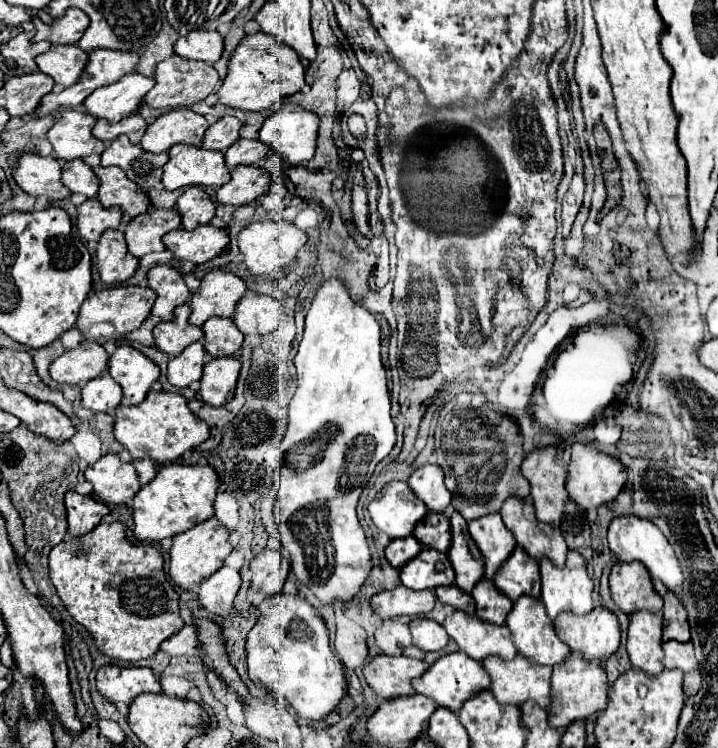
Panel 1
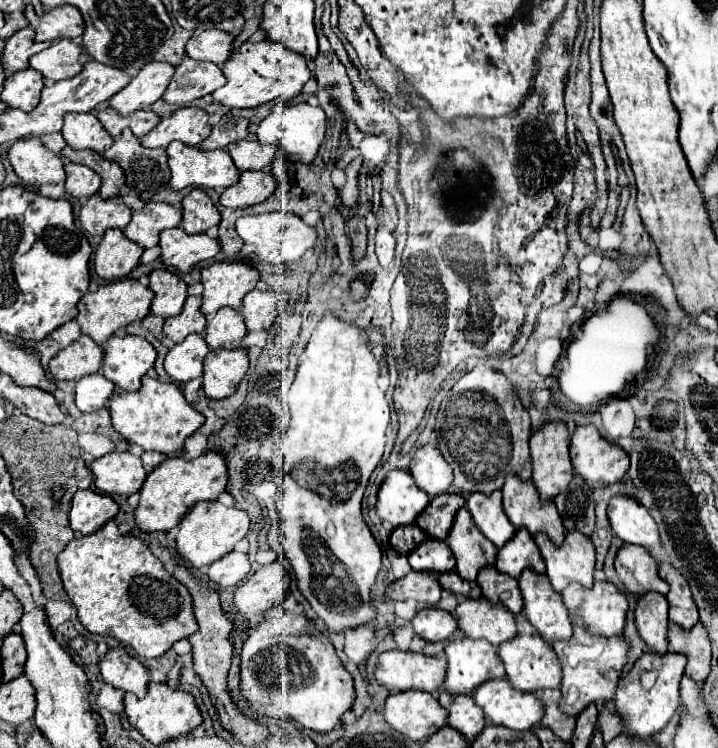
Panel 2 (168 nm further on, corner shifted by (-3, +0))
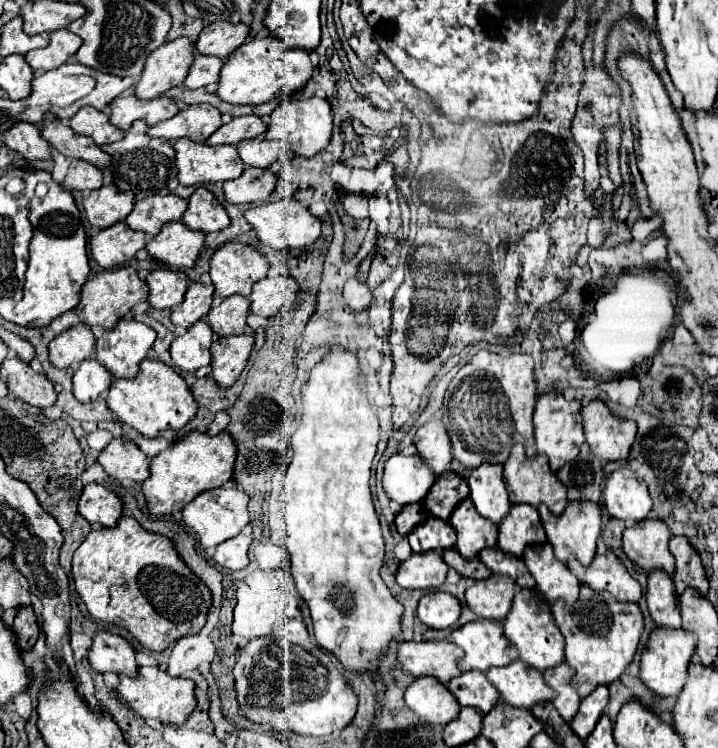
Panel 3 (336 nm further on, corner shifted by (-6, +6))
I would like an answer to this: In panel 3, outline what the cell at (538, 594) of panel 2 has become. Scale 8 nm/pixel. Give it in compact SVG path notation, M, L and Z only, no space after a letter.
M531 544L523 552L523 560L537 582L537 592L543 600L553 604L557 598L575 602L579 598L579 580L569 572L567 564L553 554L553 546Z

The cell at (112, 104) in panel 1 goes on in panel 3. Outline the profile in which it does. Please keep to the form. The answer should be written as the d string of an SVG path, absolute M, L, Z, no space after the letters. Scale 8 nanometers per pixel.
M185 36L165 42L157 50L153 50L145 60L141 80L135 88L135 96L151 100L165 94L169 88L179 86L189 74L193 56L195 42Z

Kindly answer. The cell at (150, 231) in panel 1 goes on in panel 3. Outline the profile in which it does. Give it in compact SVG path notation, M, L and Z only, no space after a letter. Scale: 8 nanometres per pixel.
M175 194L149 196L135 202L125 222L133 230L141 230L141 232L147 232L149 236L157 236L165 222L181 220L185 210L187 210L187 200Z

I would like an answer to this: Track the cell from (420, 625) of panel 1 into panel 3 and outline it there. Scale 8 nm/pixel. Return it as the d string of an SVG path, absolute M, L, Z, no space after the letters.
M427 592L419 600L417 616L429 628L447 628L457 622L461 614L461 602L447 592Z

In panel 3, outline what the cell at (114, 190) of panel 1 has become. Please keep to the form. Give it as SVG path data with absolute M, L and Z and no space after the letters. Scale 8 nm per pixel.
M45 118L43 122L43 138L55 146L67 158L85 160L97 168L107 168L111 164L111 156L105 154L91 138L83 134L75 134L69 126L61 124L59 118Z

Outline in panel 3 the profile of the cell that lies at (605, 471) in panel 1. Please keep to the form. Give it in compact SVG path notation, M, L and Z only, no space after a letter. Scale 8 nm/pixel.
M599 398L585 404L581 416L585 426L585 438L593 456L605 460L627 458L637 432L635 422L613 416L605 402Z

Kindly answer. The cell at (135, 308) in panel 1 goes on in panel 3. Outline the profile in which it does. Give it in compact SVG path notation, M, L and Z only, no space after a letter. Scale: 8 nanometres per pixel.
M121 266L121 268L115 268L115 270L103 270L103 272L95 274L93 278L89 278L83 284L81 302L77 304L75 312L77 312L79 320L99 320L99 322L87 322L89 326L99 324L105 330L111 330L111 326L115 326L135 304L145 302L147 296L149 296L147 284L137 278L135 268Z

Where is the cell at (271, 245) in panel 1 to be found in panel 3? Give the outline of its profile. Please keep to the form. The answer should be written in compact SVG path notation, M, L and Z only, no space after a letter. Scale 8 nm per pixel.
M281 198L281 200L269 202L269 204L255 206L255 208L245 212L245 218L257 230L257 238L263 244L267 244L267 246L271 246L275 250L289 250L289 248L309 246L319 238L319 232L321 232L321 220L315 218L295 198Z

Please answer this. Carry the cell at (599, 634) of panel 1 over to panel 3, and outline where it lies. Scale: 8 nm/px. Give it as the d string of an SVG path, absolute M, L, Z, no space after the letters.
M605 550L595 554L589 566L581 566L575 556L567 560L569 570L579 578L579 582L587 582L593 590L607 590L611 592L619 602L637 602L641 598L641 586L623 562L615 556L613 550Z

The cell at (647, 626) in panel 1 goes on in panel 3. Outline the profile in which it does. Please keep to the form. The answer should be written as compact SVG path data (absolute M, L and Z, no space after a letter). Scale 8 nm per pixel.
M661 568L651 570L651 574L649 574L647 604L649 604L649 612L657 626L665 626L665 628L681 626L675 584L673 584L671 576Z

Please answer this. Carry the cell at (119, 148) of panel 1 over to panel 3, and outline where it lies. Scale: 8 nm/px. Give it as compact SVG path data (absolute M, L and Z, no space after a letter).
M143 120L133 122L133 126L127 130L125 138L115 144L105 144L103 150L113 158L111 160L111 174L113 182L123 192L133 192L135 196L153 196L153 194L167 194L169 182L177 176L175 166L175 150L173 146L163 138L147 138L147 124Z

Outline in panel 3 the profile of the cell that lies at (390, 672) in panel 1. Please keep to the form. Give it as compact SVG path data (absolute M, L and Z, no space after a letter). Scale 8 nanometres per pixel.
M423 640L423 642L401 642L399 660L405 672L411 676L433 676L447 684L459 676L459 660L463 650L451 640Z

